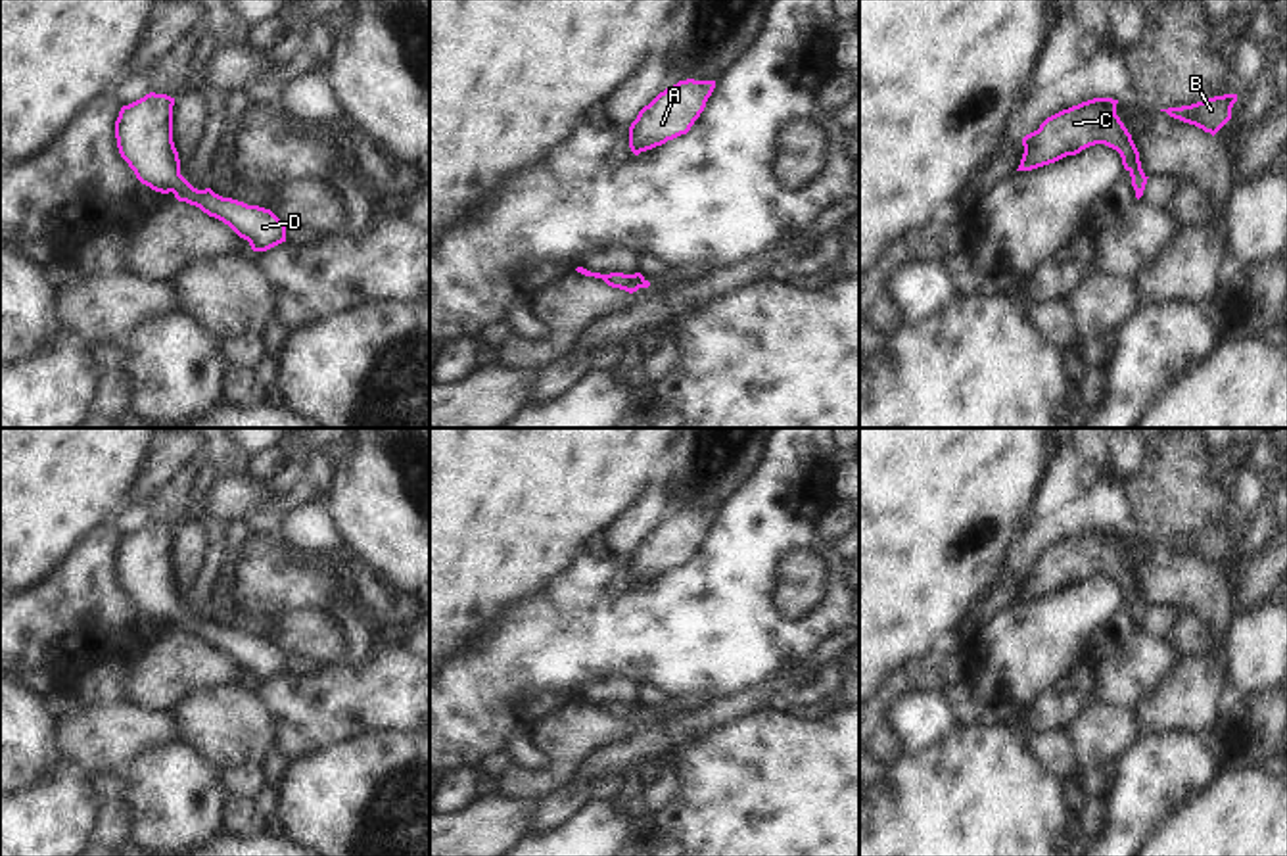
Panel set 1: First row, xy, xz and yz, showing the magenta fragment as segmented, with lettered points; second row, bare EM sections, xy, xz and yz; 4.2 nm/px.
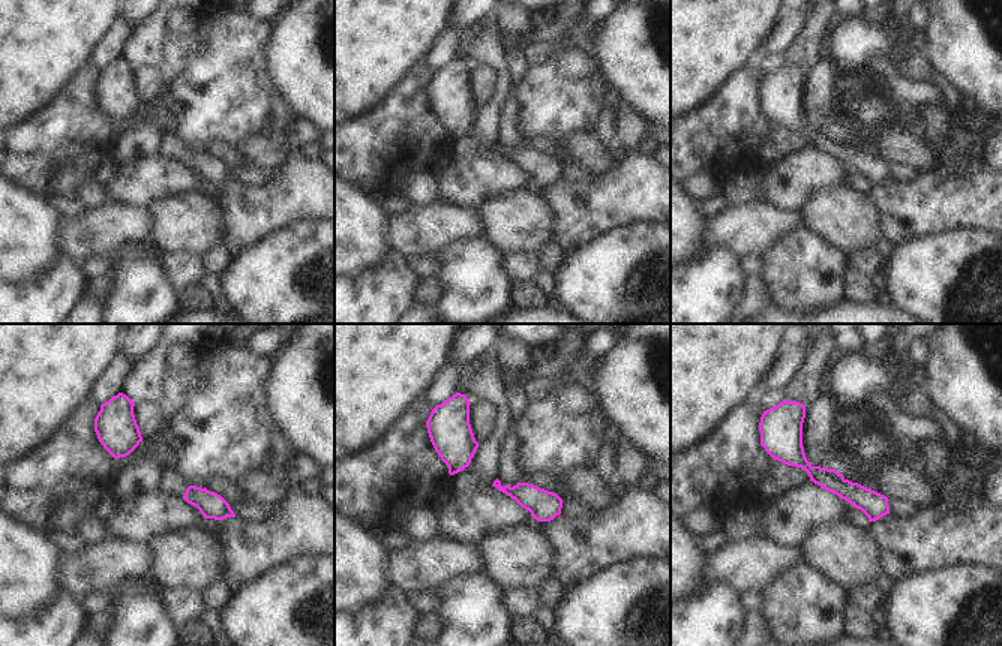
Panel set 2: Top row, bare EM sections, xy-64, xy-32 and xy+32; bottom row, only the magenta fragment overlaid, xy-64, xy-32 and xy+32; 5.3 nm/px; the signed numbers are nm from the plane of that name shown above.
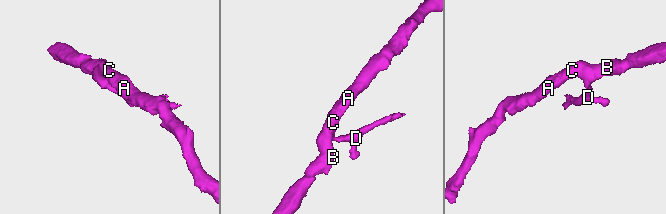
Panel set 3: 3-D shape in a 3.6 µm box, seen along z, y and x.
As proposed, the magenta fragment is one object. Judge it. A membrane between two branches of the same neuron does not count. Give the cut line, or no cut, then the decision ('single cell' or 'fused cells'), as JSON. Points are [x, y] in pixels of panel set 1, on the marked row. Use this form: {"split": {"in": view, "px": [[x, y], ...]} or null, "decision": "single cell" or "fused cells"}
{"split": null, "decision": "single cell"}

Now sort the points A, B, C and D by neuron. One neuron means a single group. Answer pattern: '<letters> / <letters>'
A B C D

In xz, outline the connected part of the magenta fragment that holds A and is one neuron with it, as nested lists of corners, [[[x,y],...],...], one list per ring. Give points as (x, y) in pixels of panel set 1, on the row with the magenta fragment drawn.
[[[679,81],[644,106],[629,127],[635,155],[687,134],[706,107],[715,81]]]

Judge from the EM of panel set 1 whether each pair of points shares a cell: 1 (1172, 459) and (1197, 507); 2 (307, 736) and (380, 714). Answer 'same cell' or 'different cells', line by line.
1: same cell
2: same cell

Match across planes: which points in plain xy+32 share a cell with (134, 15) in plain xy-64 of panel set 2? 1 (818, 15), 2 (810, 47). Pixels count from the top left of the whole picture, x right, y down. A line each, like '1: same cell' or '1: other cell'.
1: other cell
2: other cell

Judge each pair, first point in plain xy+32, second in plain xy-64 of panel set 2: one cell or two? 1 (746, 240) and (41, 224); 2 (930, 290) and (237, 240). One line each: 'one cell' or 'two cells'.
1: two cells
2: two cells

